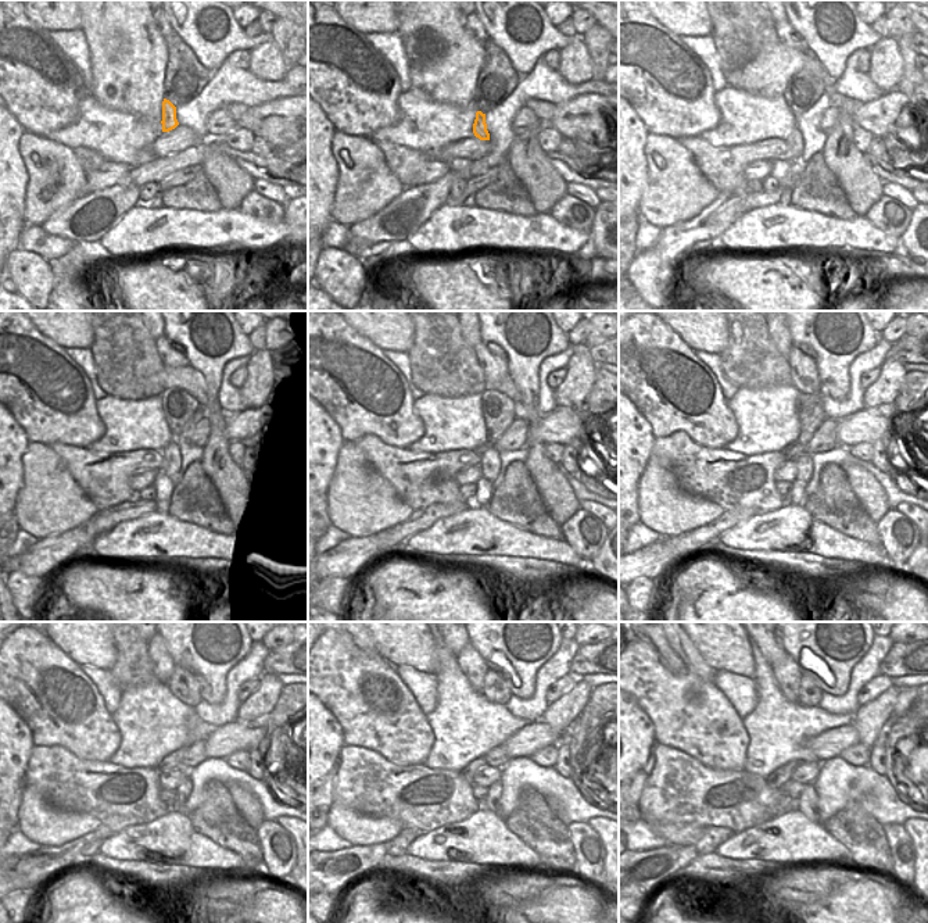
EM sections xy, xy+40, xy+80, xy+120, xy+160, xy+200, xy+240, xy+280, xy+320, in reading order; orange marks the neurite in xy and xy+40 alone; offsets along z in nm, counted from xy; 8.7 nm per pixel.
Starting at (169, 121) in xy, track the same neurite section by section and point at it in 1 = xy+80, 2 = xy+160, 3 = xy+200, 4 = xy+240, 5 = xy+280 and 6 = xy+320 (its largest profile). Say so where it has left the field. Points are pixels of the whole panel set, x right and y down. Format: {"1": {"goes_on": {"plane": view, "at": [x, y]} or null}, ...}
{"1": {"goes_on": {"plane": "xy+80", "at": [794, 139]}}, "2": {"goes_on": {"plane": "xy+160", "at": [490, 462]}}, "3": {"goes_on": {"plane": "xy+200", "at": [803, 462]}}, "4": {"goes_on": {"plane": "xy+240", "at": [185, 790]}}, "5": {"goes_on": {"plane": "xy+280", "at": [494, 793]}}, "6": {"goes_on": {"plane": "xy+320", "at": [808, 802]}}}

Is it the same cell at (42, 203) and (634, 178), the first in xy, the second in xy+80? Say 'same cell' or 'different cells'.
different cells

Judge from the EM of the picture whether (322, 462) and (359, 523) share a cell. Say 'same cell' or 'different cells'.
different cells

